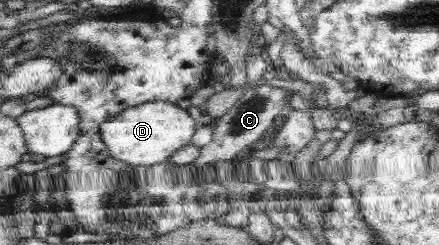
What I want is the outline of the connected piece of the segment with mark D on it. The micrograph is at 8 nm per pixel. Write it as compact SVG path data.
M152 101L128 107L119 114L112 115L99 127L99 136L114 160L139 168L152 167L168 159L179 147L189 143L198 125L176 104L166 101Z

